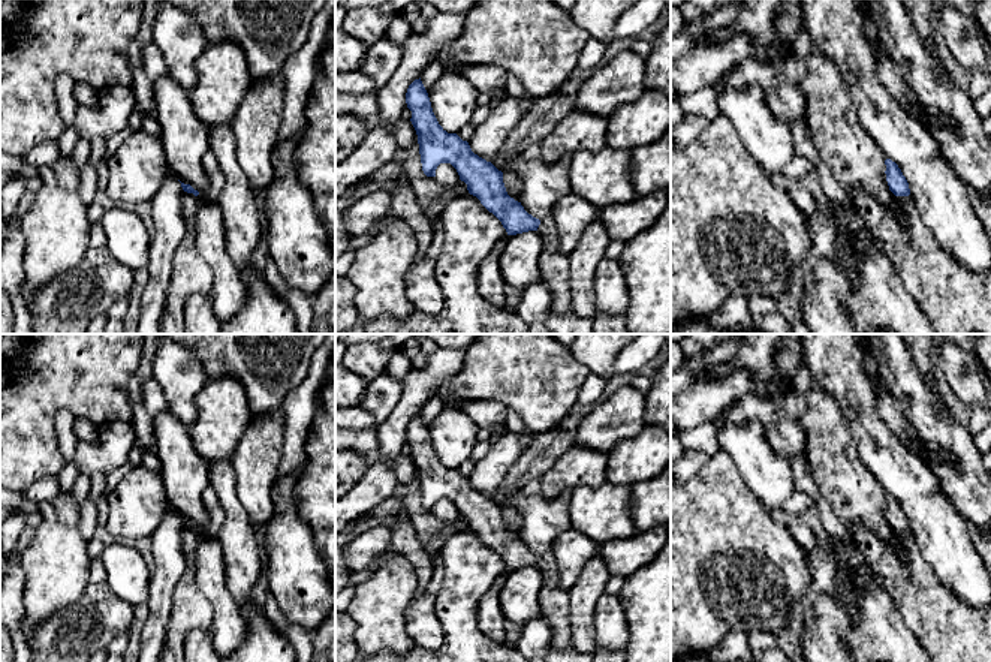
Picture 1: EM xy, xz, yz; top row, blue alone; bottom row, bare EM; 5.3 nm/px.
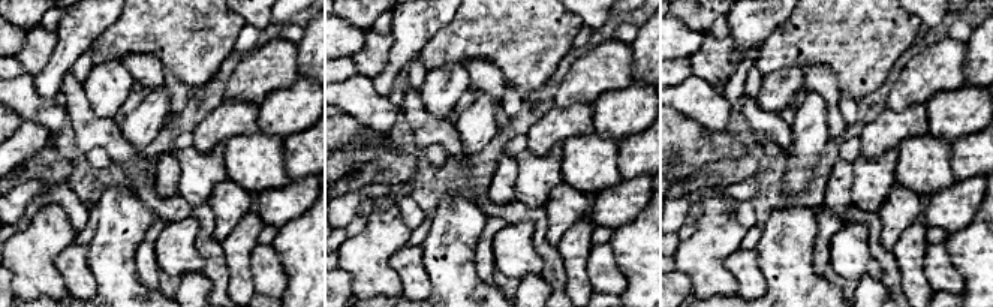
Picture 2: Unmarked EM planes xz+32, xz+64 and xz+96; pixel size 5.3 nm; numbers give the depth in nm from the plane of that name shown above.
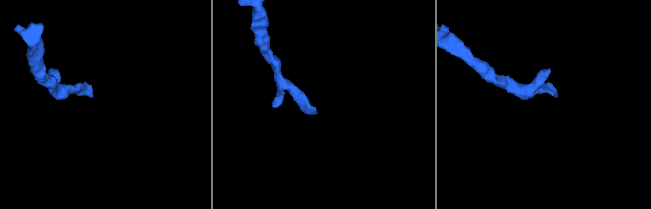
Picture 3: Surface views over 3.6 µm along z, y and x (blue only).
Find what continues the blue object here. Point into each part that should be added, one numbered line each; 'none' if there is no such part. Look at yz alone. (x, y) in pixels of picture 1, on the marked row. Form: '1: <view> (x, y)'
none

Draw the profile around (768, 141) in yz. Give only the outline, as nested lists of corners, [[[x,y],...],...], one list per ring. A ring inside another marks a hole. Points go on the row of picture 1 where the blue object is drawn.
[[[759,85],[741,91],[728,87],[717,94],[717,105],[747,151],[771,177],[777,177],[795,157],[789,127],[772,115]]]

